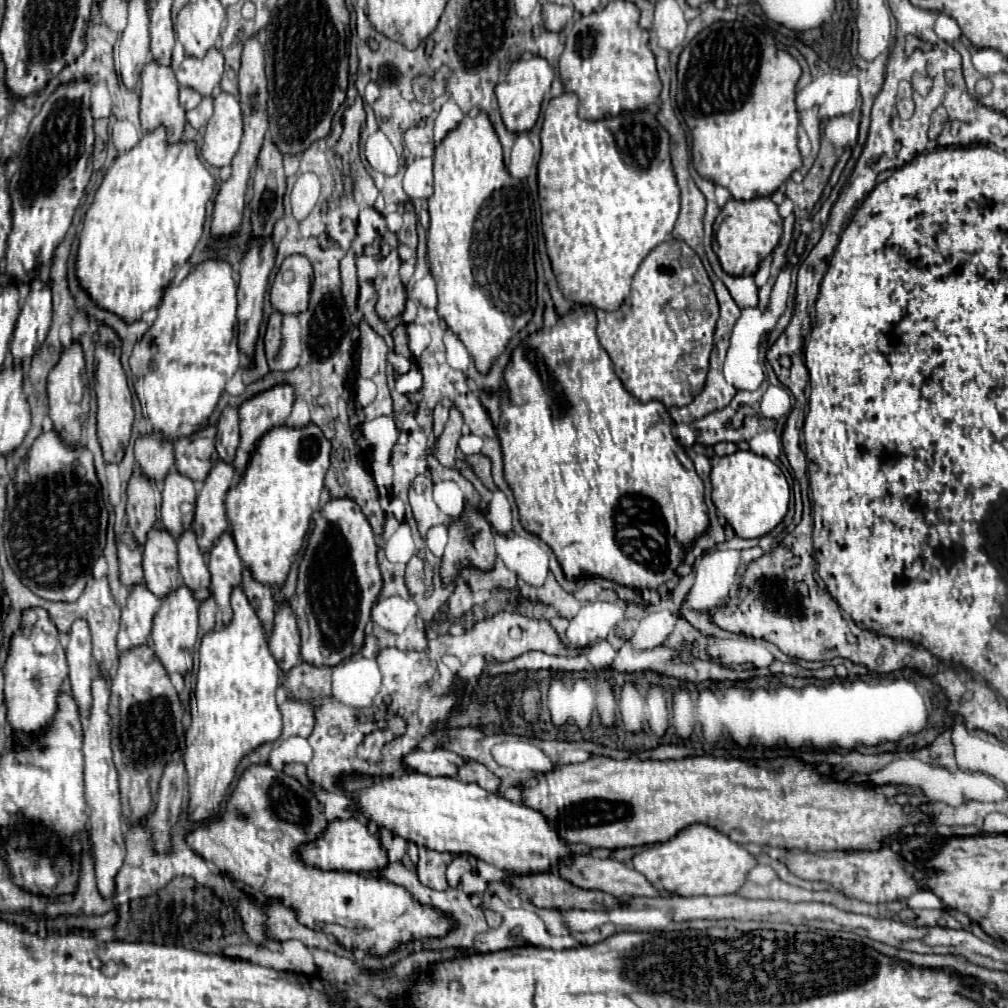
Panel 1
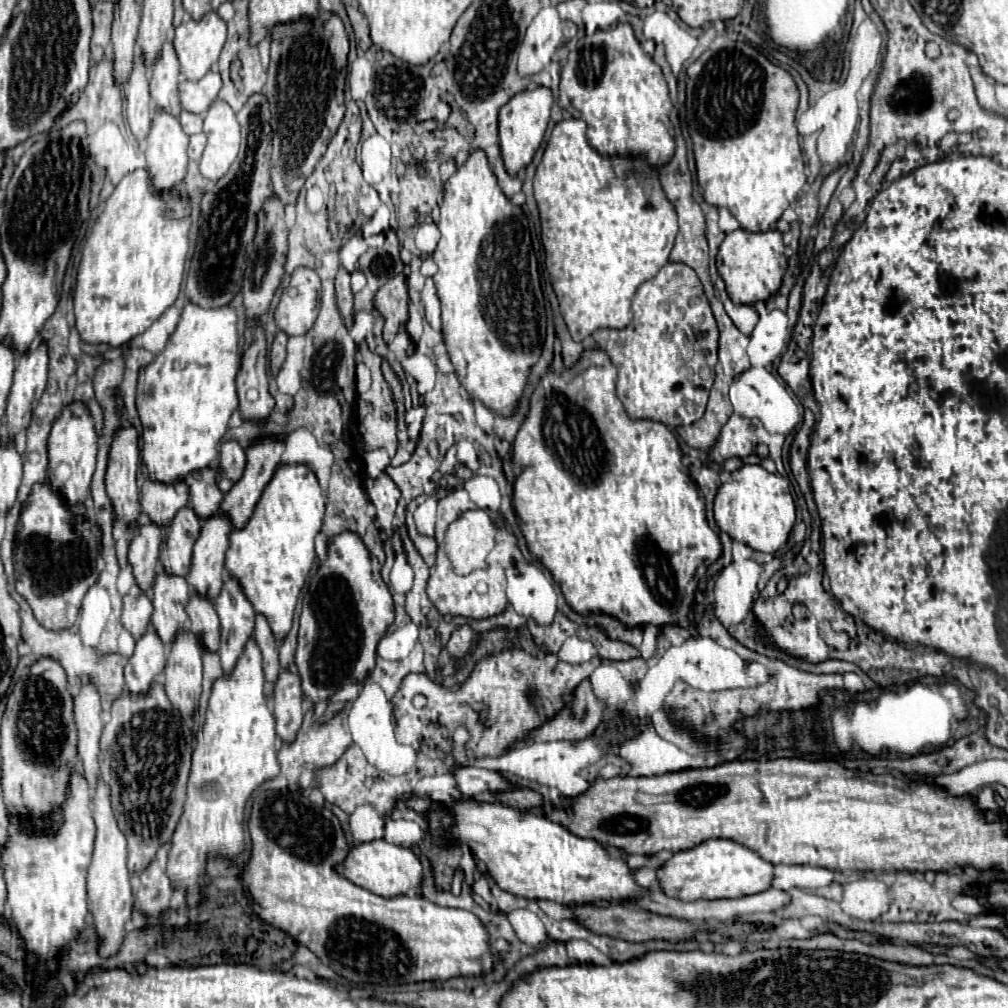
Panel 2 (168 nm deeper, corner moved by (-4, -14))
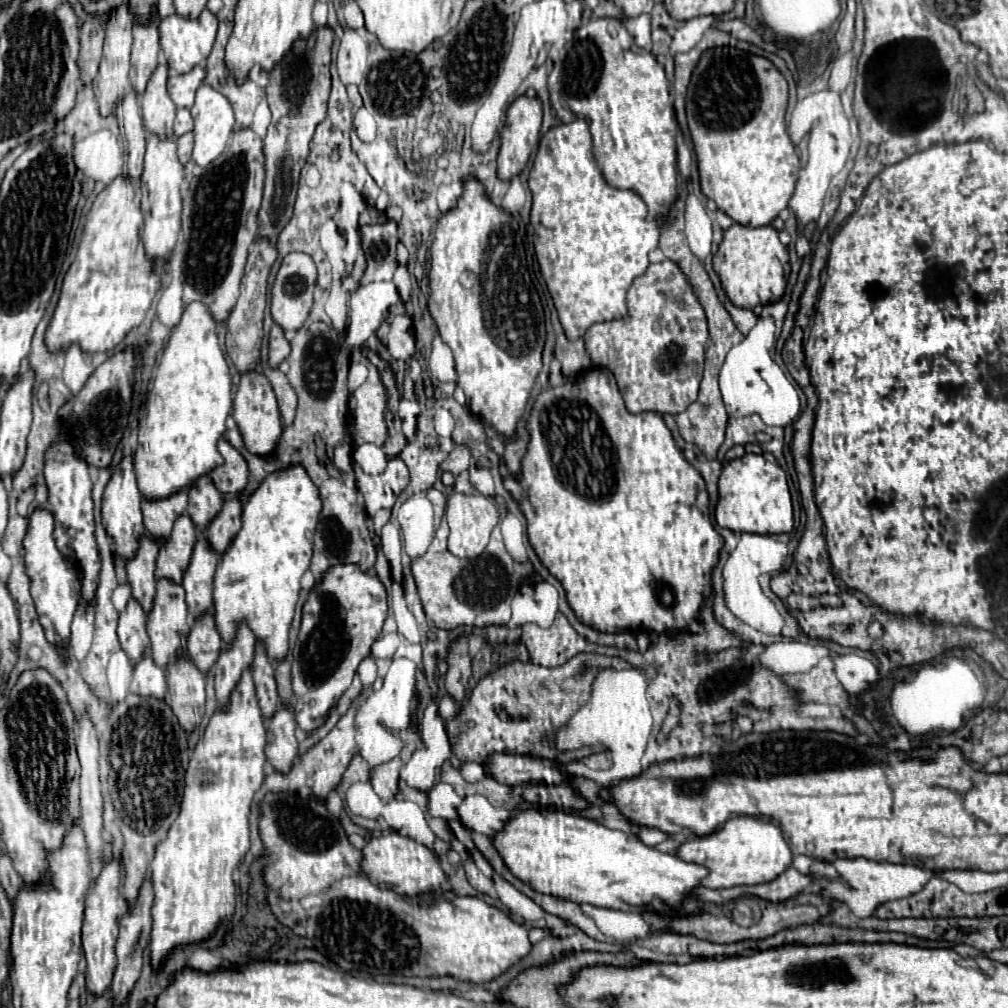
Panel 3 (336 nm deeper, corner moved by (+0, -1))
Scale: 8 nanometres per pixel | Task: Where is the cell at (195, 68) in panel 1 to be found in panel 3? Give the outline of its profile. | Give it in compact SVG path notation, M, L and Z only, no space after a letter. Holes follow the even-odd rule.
M195 67L189 73L181 73L181 75L173 75L169 77L167 83L167 91L171 95L171 99L175 101L177 107L193 107L195 101L195 93L199 89L199 85L205 79L205 69L203 67Z

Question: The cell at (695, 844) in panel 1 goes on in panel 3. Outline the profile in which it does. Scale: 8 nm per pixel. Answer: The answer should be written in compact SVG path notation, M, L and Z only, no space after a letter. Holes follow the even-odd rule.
M733 817L715 833L685 841L677 855L683 861L691 861L709 869L709 875L701 881L703 887L721 889L735 885L757 885L773 881L791 865L791 851L781 835L781 829L761 817Z

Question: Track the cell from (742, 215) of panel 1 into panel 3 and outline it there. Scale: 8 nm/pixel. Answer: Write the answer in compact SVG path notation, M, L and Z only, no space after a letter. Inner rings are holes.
M733 223L723 233L719 251L713 255L713 269L719 275L723 291L731 303L753 309L757 303L773 303L783 295L785 277L789 273L789 253L787 247L779 241L775 227L745 227Z

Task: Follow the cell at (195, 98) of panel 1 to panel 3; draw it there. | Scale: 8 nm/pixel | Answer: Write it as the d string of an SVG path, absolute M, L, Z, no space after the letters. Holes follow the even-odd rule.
M177 109L177 117L175 117L175 135L181 137L183 133L193 129L193 117L189 109Z

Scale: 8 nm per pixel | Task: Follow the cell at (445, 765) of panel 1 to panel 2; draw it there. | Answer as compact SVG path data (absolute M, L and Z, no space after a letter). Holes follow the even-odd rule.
M463 766L455 770L457 788L465 796L477 796L483 792L507 792L517 788L517 784L503 778L499 772L477 768L477 766Z

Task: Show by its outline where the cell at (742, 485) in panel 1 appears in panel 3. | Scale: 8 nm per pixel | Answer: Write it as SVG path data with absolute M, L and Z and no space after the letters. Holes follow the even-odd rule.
M753 453L725 463L719 477L715 519L719 527L731 529L733 533L789 533L793 529L793 507L785 471L777 463L767 461L763 455Z

